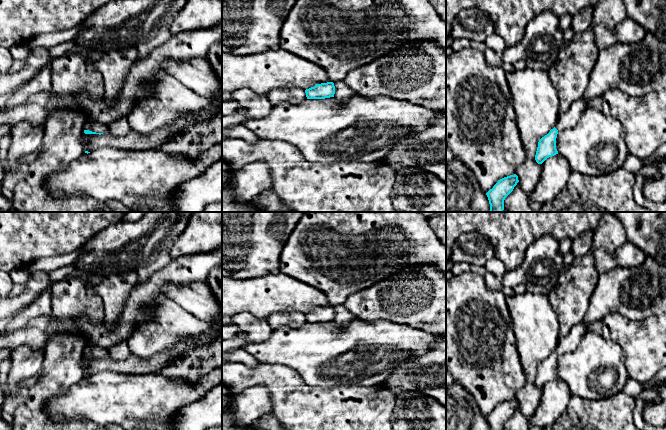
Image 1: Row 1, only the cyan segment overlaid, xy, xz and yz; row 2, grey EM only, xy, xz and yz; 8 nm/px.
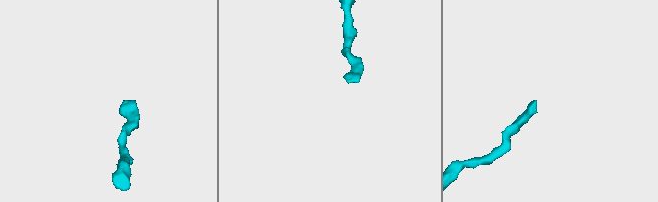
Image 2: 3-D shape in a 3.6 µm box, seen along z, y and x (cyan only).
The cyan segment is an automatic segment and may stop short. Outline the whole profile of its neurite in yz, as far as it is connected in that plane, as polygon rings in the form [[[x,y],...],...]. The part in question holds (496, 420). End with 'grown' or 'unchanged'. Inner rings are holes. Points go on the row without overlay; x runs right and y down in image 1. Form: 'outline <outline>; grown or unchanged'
outline [[[516,398],[500,403],[486,419],[490,430],[504,430],[505,422],[513,415],[519,406]]]; unchanged

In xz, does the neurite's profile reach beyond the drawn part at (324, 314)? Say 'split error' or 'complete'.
complete

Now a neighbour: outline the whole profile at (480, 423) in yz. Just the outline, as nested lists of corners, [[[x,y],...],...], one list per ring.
[[[456,381],[446,390],[446,430],[490,430],[471,393]]]

